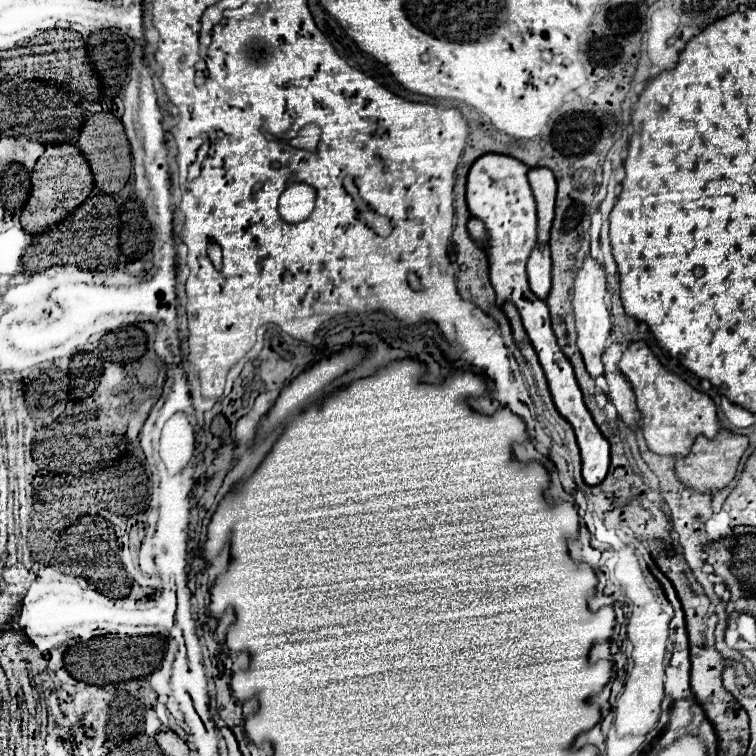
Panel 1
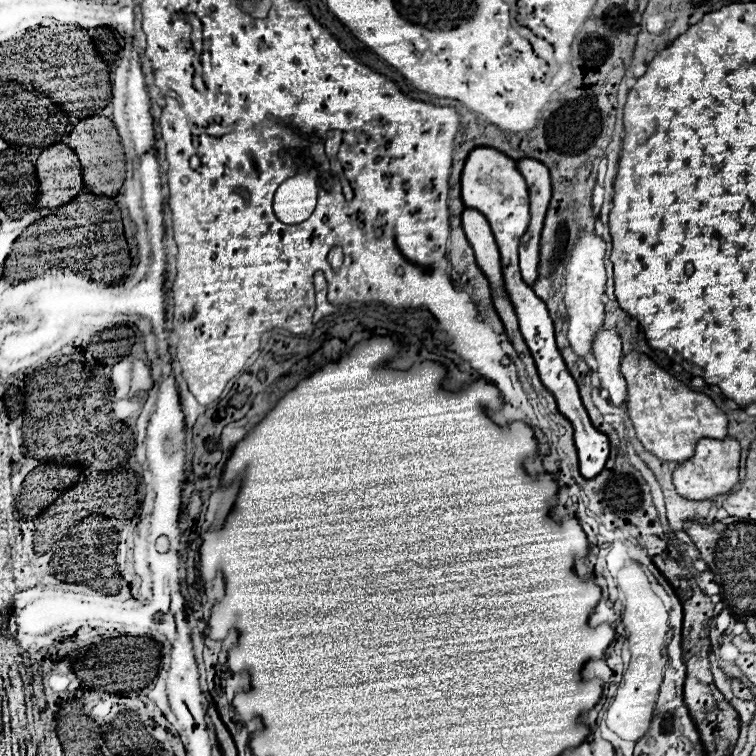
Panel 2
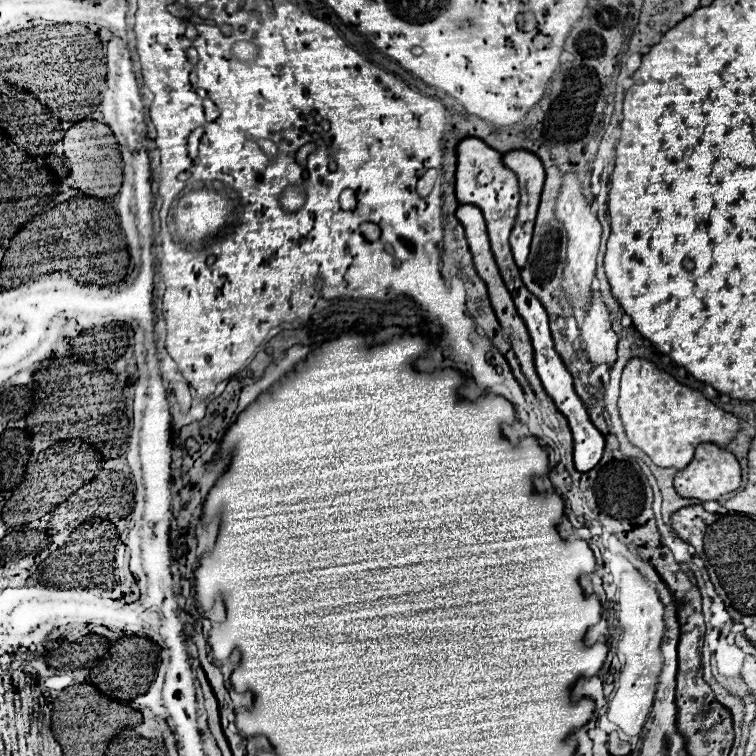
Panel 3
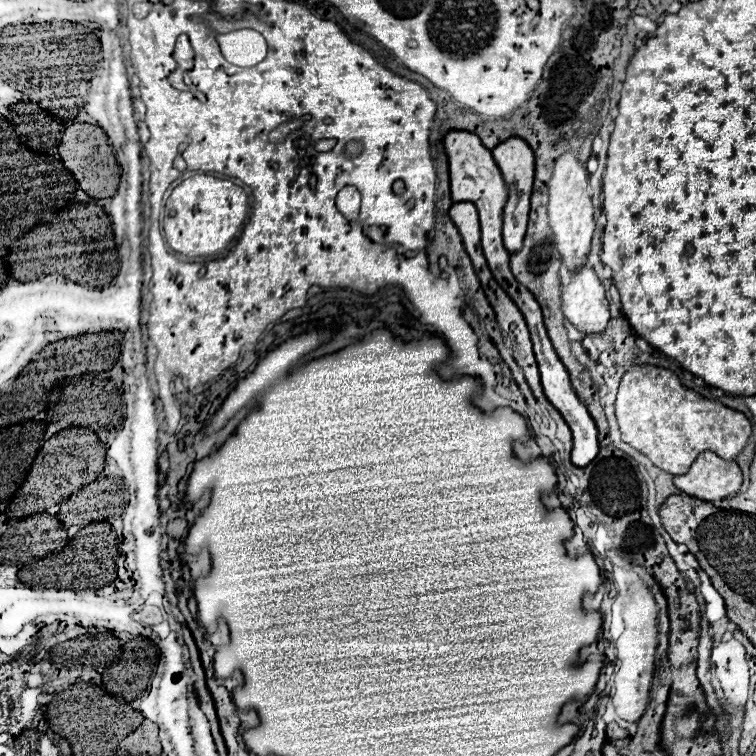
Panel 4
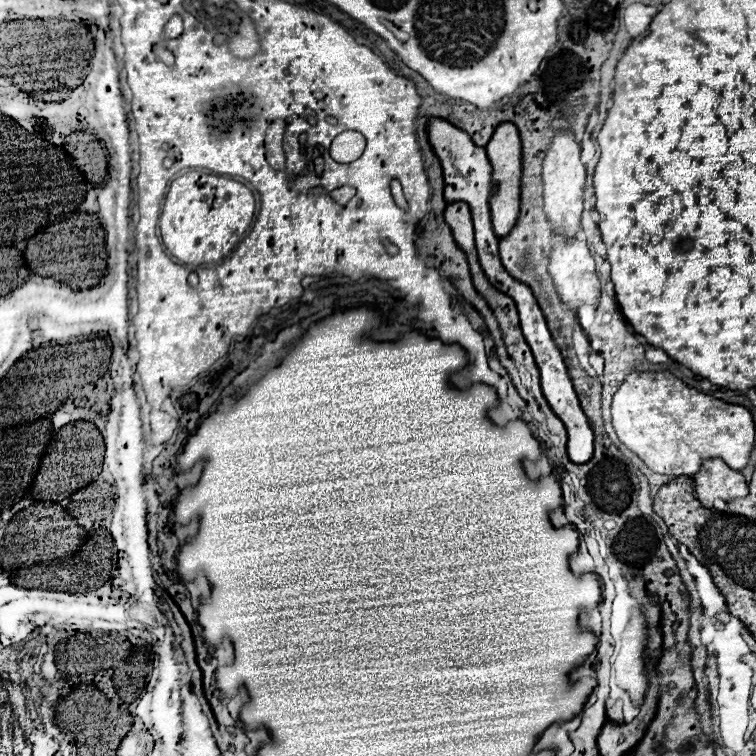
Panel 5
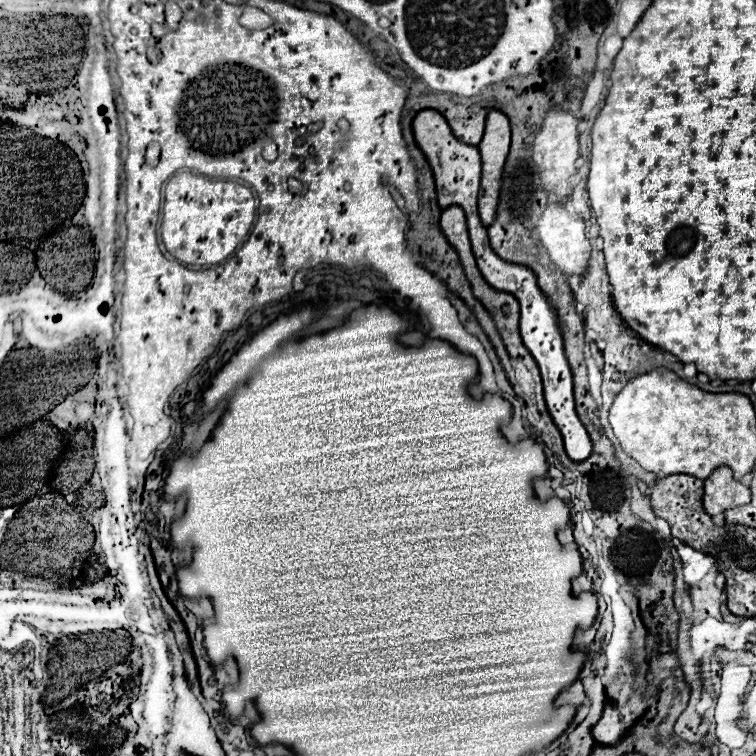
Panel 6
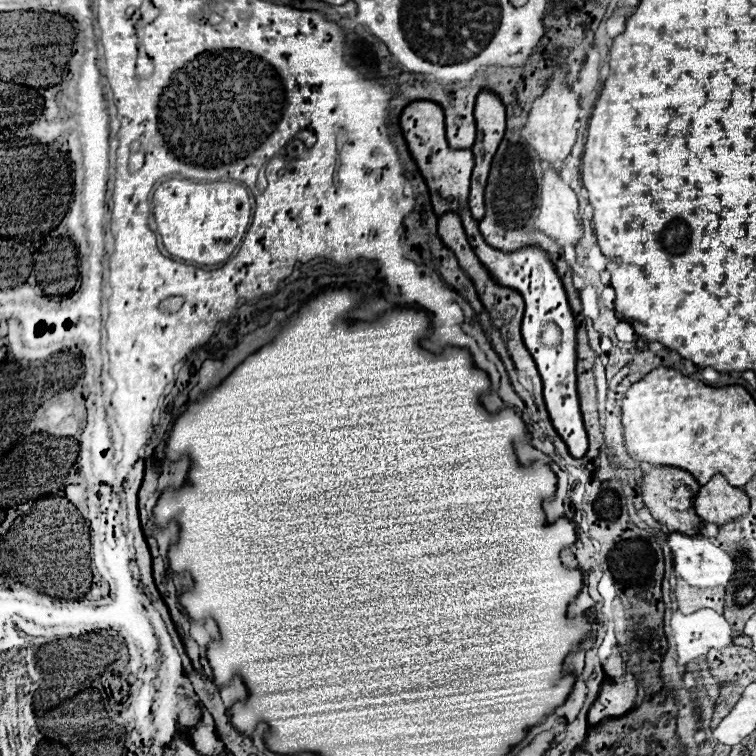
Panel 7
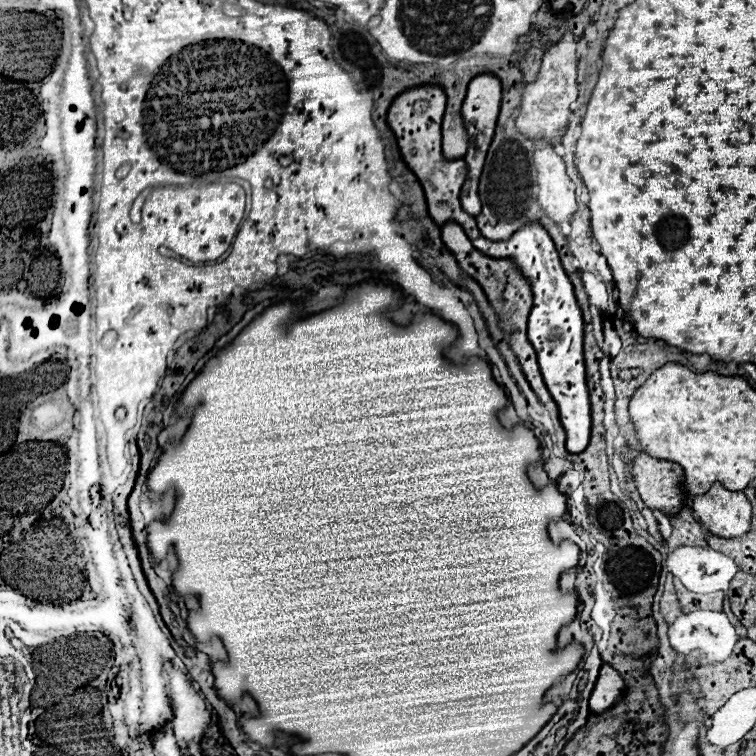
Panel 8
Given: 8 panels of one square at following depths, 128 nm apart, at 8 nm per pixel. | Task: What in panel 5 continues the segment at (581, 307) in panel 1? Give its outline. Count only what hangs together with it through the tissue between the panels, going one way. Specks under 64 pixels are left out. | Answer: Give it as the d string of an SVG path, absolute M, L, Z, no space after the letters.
M558 130L550 142L550 148L542 162L542 180L544 180L544 212L552 224L552 232L564 234L568 238L576 236L580 230L580 218L584 210L582 188L586 184L584 164L580 162L580 144L574 140L570 130Z

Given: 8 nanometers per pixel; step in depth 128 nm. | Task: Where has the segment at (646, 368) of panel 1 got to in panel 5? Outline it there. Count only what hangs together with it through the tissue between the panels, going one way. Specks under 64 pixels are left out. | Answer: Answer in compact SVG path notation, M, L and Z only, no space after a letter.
M668 370L628 374L612 398L612 424L620 442L652 472L672 478L694 476L710 458L722 458L740 472L754 446L754 420L748 408L702 394Z

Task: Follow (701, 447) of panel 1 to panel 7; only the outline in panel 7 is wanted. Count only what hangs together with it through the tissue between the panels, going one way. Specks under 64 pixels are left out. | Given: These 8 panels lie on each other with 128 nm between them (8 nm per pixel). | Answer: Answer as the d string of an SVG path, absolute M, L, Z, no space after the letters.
M716 474L700 488L694 498L694 510L704 522L724 526L750 510L750 498L742 488L734 488L722 474Z

